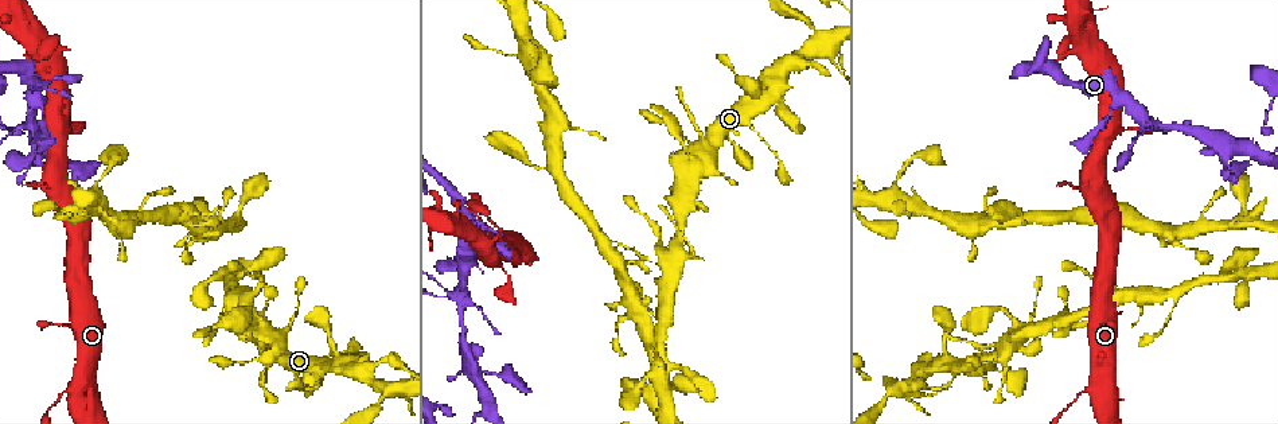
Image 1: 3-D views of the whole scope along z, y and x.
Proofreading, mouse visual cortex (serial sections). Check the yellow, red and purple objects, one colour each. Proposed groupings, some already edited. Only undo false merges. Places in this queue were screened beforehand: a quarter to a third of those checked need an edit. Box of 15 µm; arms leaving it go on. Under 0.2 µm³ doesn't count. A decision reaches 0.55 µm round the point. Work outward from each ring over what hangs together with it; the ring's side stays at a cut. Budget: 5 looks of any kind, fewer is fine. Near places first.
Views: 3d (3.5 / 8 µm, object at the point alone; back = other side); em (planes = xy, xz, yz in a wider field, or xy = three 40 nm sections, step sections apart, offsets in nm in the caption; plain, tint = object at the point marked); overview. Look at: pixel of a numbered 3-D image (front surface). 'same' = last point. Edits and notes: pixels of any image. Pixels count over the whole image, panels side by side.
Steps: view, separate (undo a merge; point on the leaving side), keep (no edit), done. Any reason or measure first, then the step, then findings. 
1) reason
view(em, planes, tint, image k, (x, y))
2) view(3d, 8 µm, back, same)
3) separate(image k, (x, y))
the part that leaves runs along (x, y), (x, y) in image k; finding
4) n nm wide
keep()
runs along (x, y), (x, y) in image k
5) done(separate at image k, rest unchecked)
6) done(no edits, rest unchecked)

sharp bend
view(3d, 3.5 µm, image 1, (390, 388))

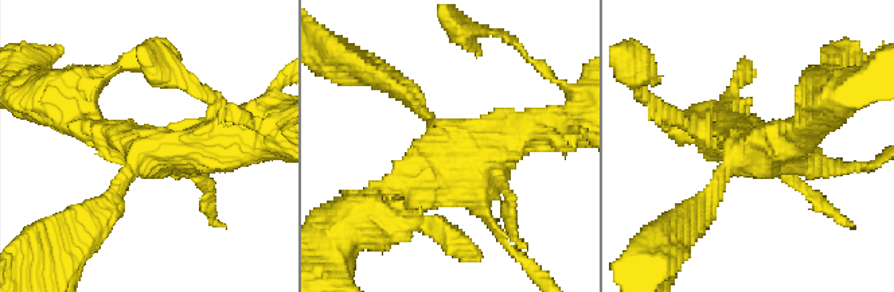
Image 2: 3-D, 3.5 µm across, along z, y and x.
view(em, planes, tint, image 2, (140, 148))

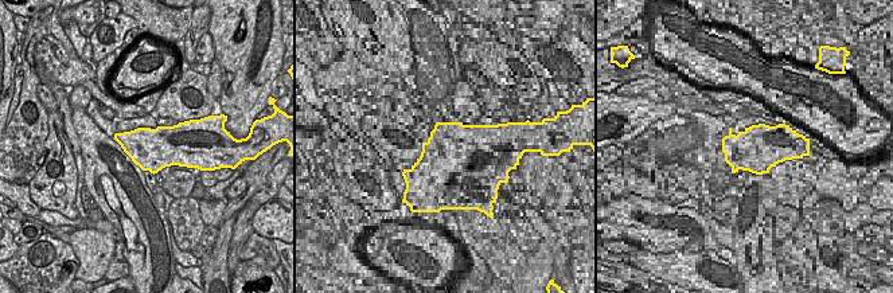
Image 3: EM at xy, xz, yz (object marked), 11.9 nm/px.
500 nm wide
keep()
runs along (375, 209), (520, 129) in image 2; all the same cell

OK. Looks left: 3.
calibre changes
view(em, xy, step 3, tint, image 1, (495, 224))

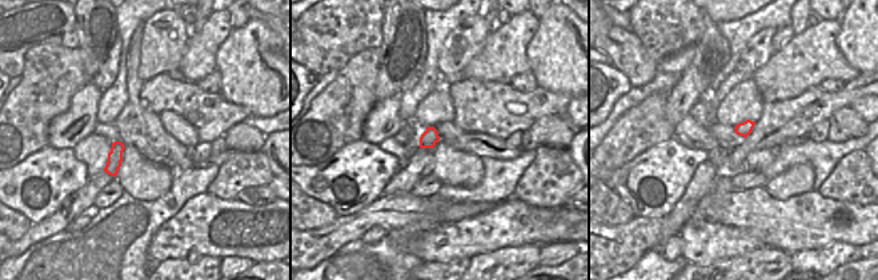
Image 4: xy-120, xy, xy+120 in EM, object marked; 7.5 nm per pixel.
see where the arms go
view(3d, 3.5 µm, back, same)

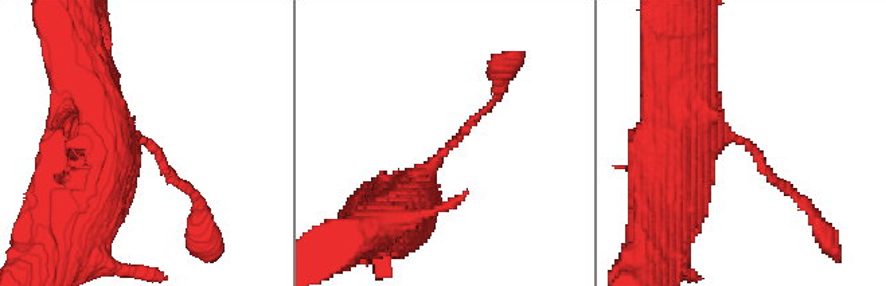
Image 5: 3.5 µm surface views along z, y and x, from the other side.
130 nm wide
keep()
runs along (394, 207), (492, 100) in image 5; continuous, no second cell

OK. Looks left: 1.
done(no edits, rest unchecked)

